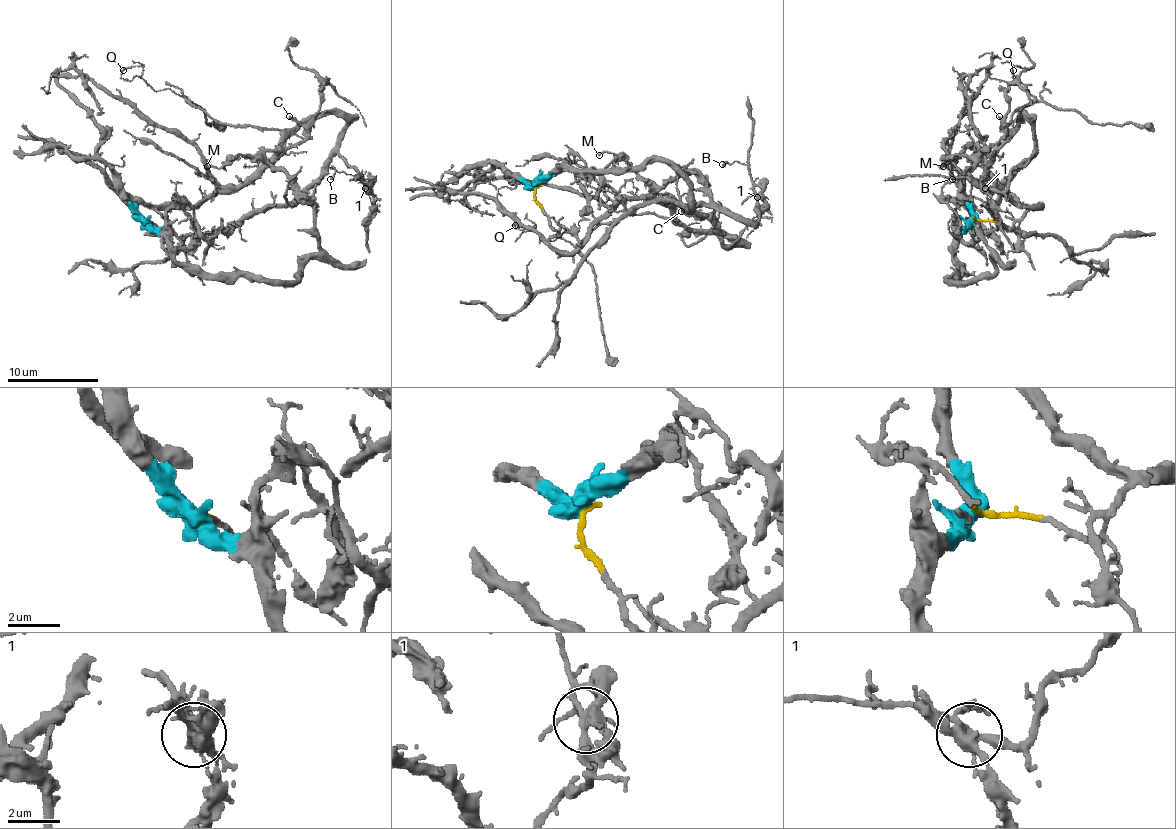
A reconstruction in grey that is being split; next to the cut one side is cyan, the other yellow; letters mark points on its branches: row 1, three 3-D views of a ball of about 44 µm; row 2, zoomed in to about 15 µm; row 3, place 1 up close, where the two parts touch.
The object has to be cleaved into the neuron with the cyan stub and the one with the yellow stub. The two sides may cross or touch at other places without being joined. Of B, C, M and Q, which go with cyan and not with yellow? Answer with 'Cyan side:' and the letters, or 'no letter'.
Cyan side: C, M

